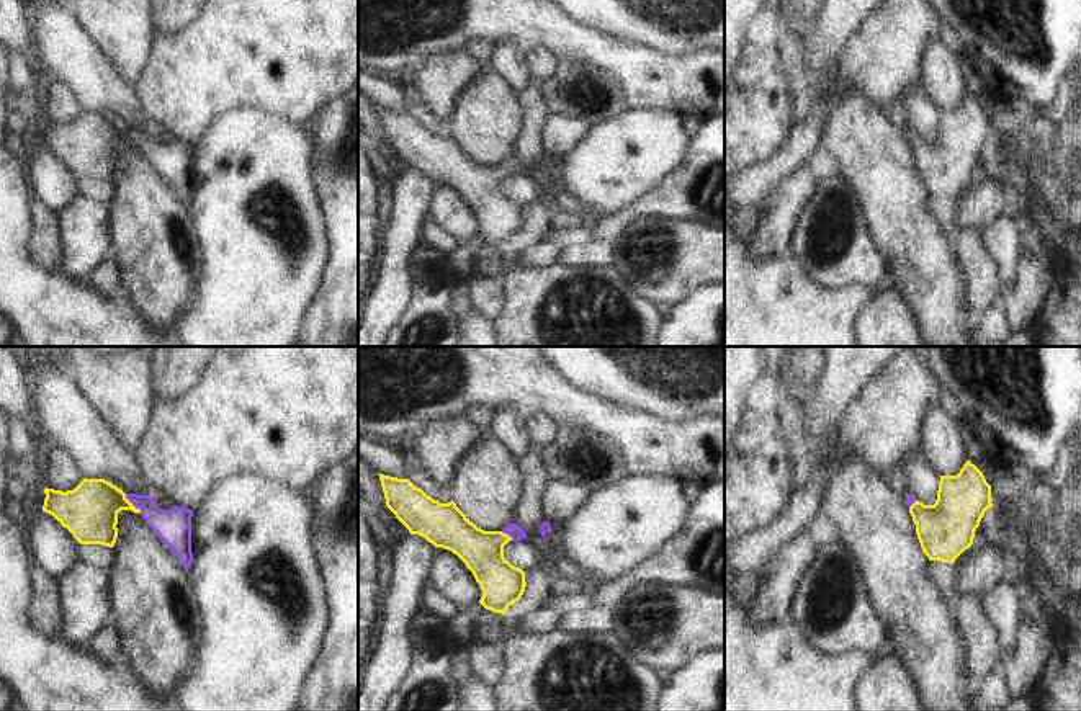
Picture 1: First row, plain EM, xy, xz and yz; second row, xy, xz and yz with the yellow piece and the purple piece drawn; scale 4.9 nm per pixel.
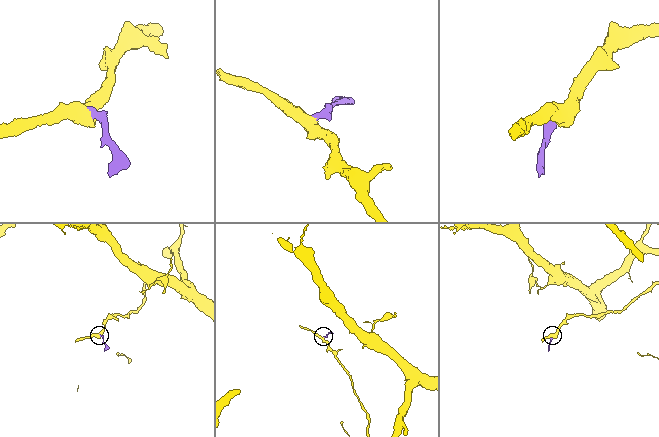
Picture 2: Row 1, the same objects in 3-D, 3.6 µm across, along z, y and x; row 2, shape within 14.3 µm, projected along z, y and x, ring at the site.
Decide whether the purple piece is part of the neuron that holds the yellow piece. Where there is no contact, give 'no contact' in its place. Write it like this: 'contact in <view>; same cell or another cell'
contact in xy; same cell

